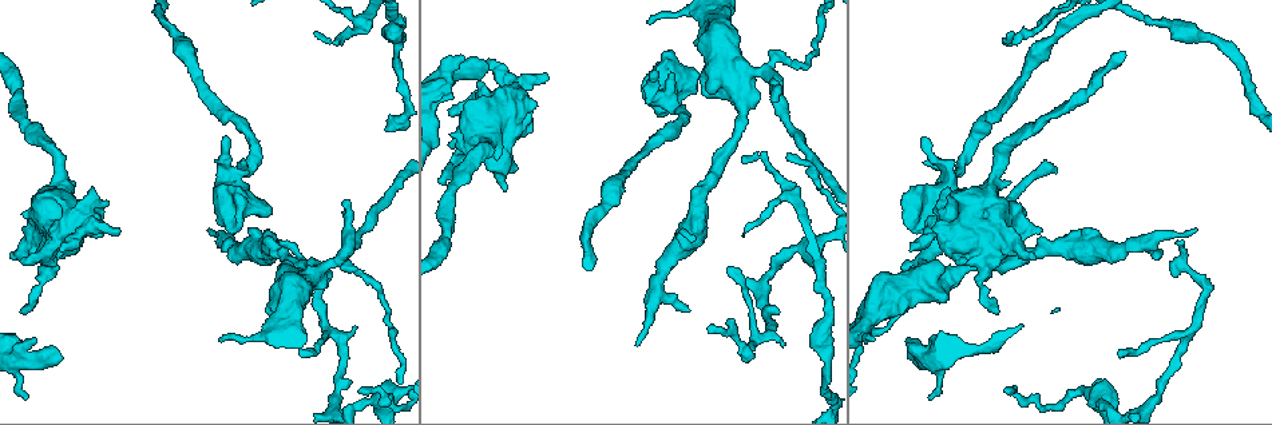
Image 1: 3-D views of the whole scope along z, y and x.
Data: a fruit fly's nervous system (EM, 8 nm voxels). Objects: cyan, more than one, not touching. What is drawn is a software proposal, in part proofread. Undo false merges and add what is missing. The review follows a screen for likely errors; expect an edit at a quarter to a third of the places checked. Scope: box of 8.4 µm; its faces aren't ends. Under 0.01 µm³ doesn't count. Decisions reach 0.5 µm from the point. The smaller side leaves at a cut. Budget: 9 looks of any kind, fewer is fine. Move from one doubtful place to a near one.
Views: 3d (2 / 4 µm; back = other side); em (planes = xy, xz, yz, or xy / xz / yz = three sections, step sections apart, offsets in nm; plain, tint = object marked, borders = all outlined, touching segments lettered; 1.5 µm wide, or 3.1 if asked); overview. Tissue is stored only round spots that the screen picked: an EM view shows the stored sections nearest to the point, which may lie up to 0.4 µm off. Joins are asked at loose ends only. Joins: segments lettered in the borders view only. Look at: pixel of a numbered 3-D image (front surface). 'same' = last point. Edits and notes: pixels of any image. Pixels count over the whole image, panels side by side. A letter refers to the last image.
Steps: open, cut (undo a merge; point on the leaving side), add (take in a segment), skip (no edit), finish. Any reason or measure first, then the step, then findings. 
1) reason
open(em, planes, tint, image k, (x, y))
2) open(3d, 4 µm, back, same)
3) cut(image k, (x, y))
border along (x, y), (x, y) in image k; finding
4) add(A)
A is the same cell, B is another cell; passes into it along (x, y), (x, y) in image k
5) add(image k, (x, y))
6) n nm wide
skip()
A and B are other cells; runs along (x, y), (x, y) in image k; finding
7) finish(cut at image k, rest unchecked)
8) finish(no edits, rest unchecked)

branch stops here
open(3d, 4 µm, image 1, (948, 252))

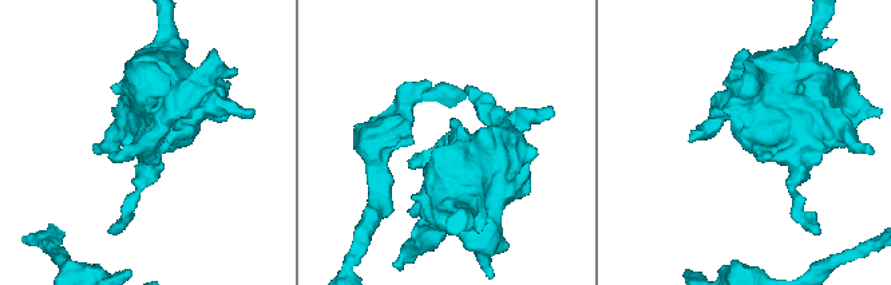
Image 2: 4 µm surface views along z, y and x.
open(em, planes, tint, image 2, (743, 141))

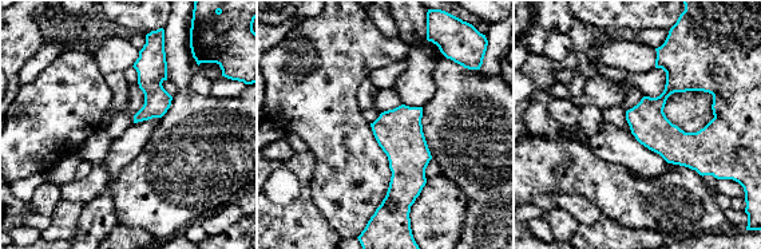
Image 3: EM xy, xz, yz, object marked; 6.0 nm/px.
what lies round it
open(em, planes, borders, same)

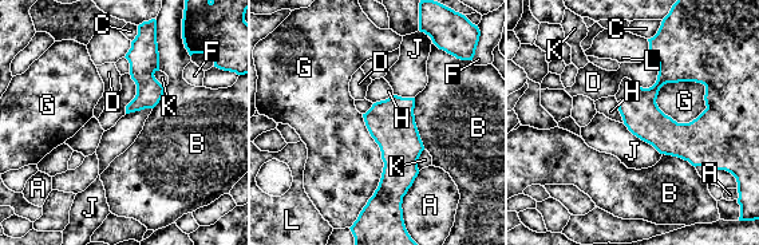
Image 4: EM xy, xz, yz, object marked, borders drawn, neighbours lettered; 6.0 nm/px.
skip()
A, B, C, D, F, G, H, J, K and L are other cells; border along (130, 72), (135, 97), (125, 113) in image 4; none of them fits

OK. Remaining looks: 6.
an open end
open(em, planes, tint, image 1, (441, 181))

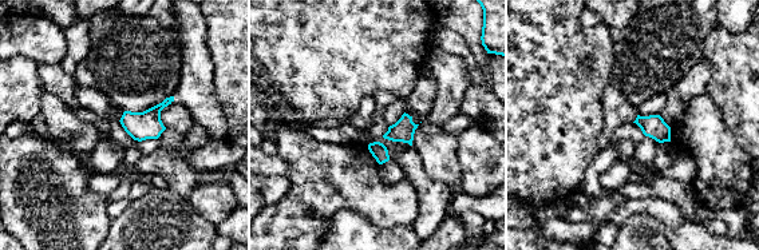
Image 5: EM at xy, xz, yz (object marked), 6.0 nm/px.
see the neighbours
open(em, planes, borders, same)

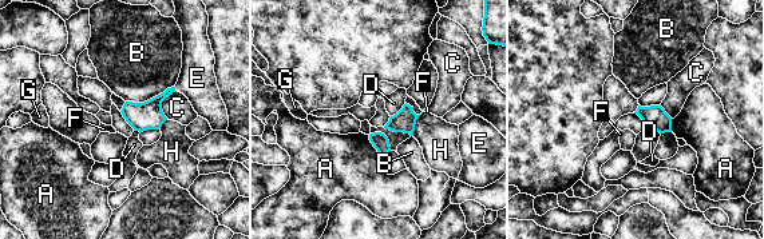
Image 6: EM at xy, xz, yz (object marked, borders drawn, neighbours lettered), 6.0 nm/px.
skip()
A, B, C, D, E, F, G and H are other cells; border along (175, 91), (162, 102), (166, 118) in image 6; none of them fits

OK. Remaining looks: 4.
sudden change in width
open(em, xy, step 8, tint, image 1, (56, 171))

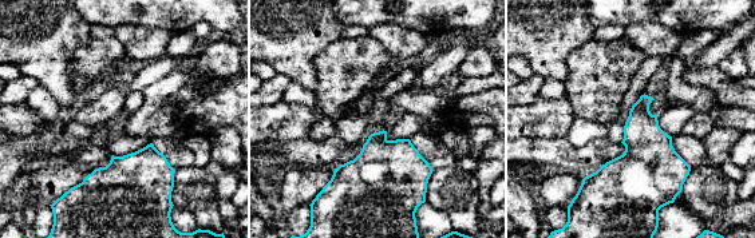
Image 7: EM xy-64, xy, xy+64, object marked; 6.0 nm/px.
open(em, planes, borders, same)

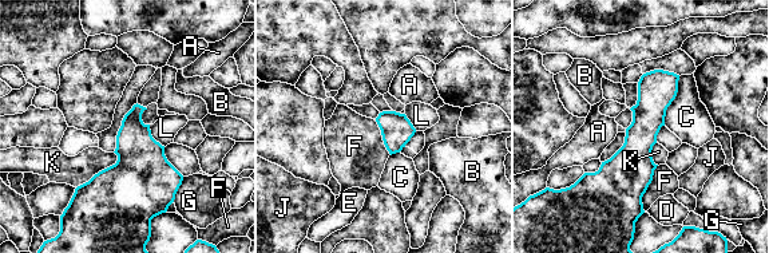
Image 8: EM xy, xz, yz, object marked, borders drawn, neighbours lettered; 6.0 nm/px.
190 nm wide
skip()
A, B, C, D, E, F, G, J, K and L are other cells; border along (657, 165), (642, 197), (643, 210) in image 8; continuous, no second neuron

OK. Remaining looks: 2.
open(3d, 4 µm, image 1, (1056, 249))

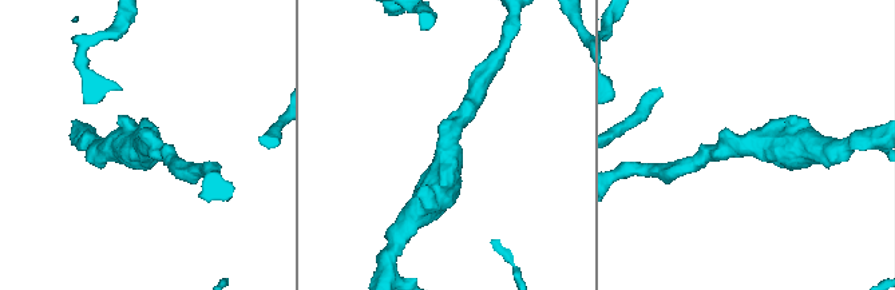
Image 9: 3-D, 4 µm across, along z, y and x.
arms of 220, 480 nm
open(em, xy, step 8, borders, image 9, (445, 151))

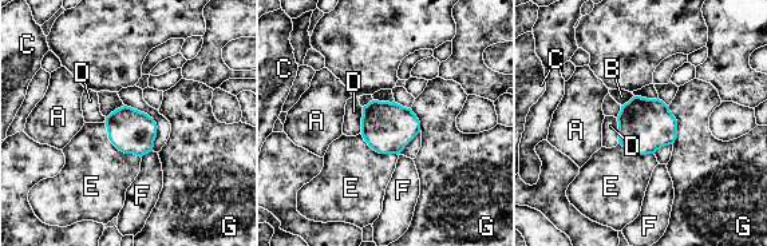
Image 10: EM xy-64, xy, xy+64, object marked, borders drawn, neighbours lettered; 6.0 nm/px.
260 nm wide
skip()
A, B, C, D, E, F and G are other cells; border along (103, 122), (119, 150), (141, 158) in image 10; all the same neuron

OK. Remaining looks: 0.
finish(no edits, rest unchecked)

